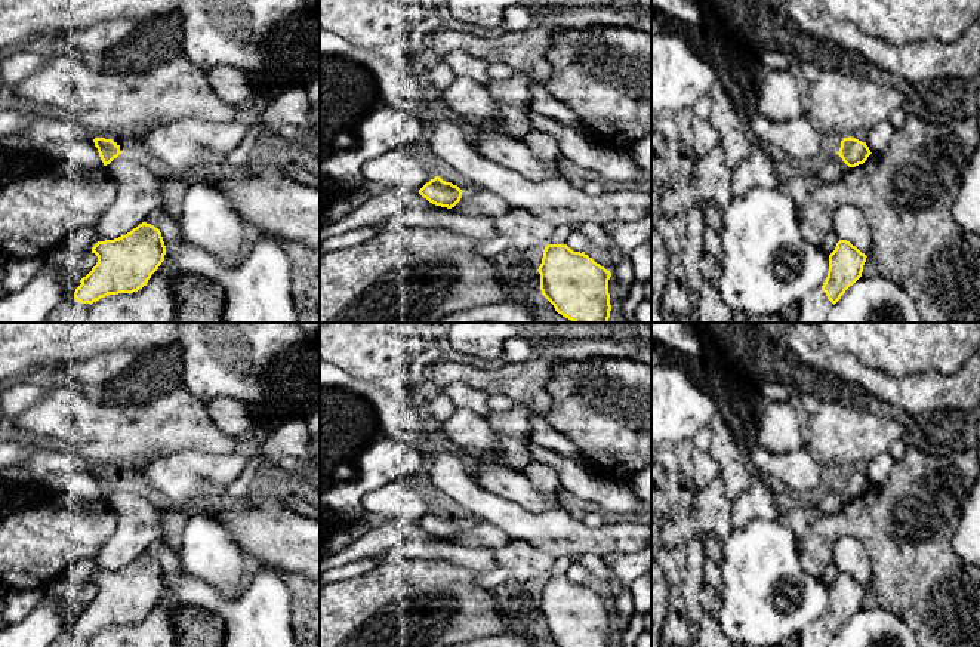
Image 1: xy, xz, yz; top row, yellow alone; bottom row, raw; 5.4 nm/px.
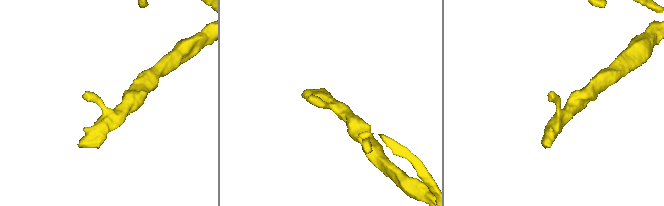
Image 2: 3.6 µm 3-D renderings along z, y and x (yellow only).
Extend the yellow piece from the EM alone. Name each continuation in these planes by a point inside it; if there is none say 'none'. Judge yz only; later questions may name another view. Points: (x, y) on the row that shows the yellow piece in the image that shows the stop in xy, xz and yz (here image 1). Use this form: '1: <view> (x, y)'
1: yz (814, 308)

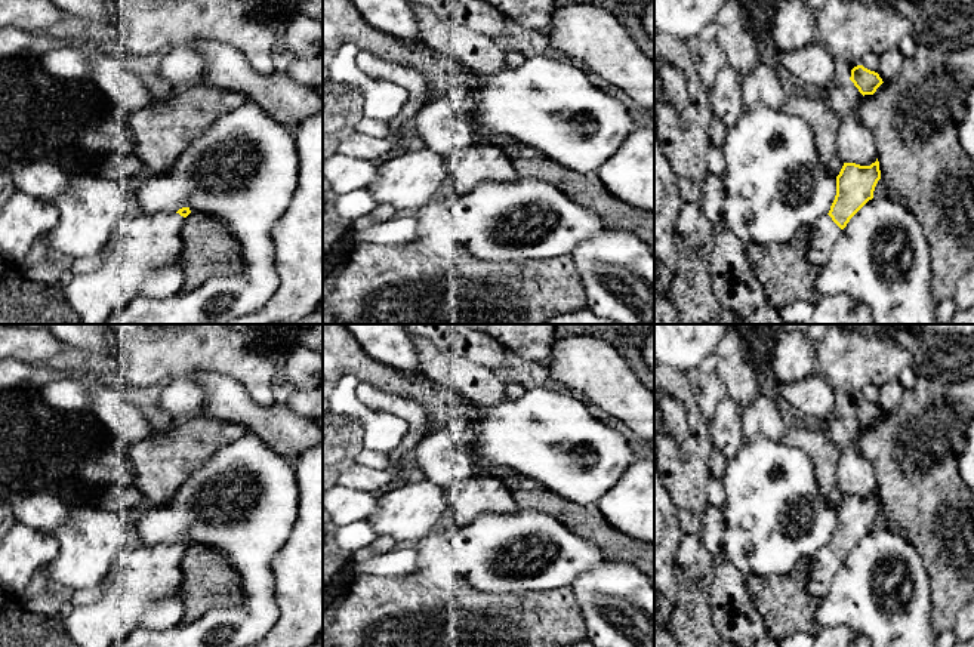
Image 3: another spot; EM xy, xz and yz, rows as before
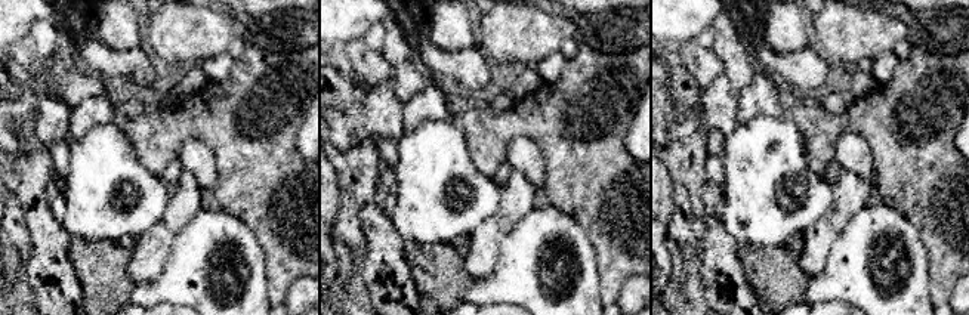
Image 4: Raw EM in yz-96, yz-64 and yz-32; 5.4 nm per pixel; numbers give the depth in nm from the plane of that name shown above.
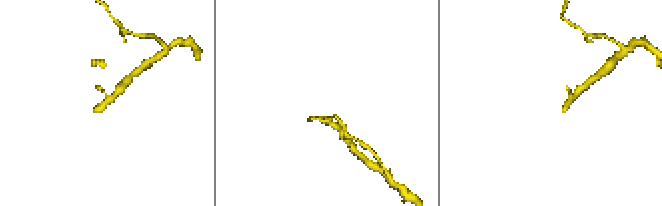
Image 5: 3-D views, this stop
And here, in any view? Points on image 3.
1: yz (825, 231)

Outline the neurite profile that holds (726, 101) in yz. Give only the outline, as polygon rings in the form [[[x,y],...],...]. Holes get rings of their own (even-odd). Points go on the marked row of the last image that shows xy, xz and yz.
[[[728,62],[716,74],[708,96],[712,117],[733,127],[743,113],[743,101],[739,73]]]

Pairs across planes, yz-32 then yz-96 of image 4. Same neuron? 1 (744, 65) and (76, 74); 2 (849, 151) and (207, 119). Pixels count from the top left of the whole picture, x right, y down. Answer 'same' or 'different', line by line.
1: same
2: different

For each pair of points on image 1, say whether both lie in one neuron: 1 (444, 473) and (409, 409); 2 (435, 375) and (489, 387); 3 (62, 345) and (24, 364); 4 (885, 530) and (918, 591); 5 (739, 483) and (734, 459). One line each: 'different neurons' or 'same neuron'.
1: same neuron
2: same neuron
3: same neuron
4: same neuron
5: same neuron

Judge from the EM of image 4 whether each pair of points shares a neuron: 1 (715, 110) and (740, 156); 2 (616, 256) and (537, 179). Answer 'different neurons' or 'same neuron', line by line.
1: different neurons
2: different neurons

